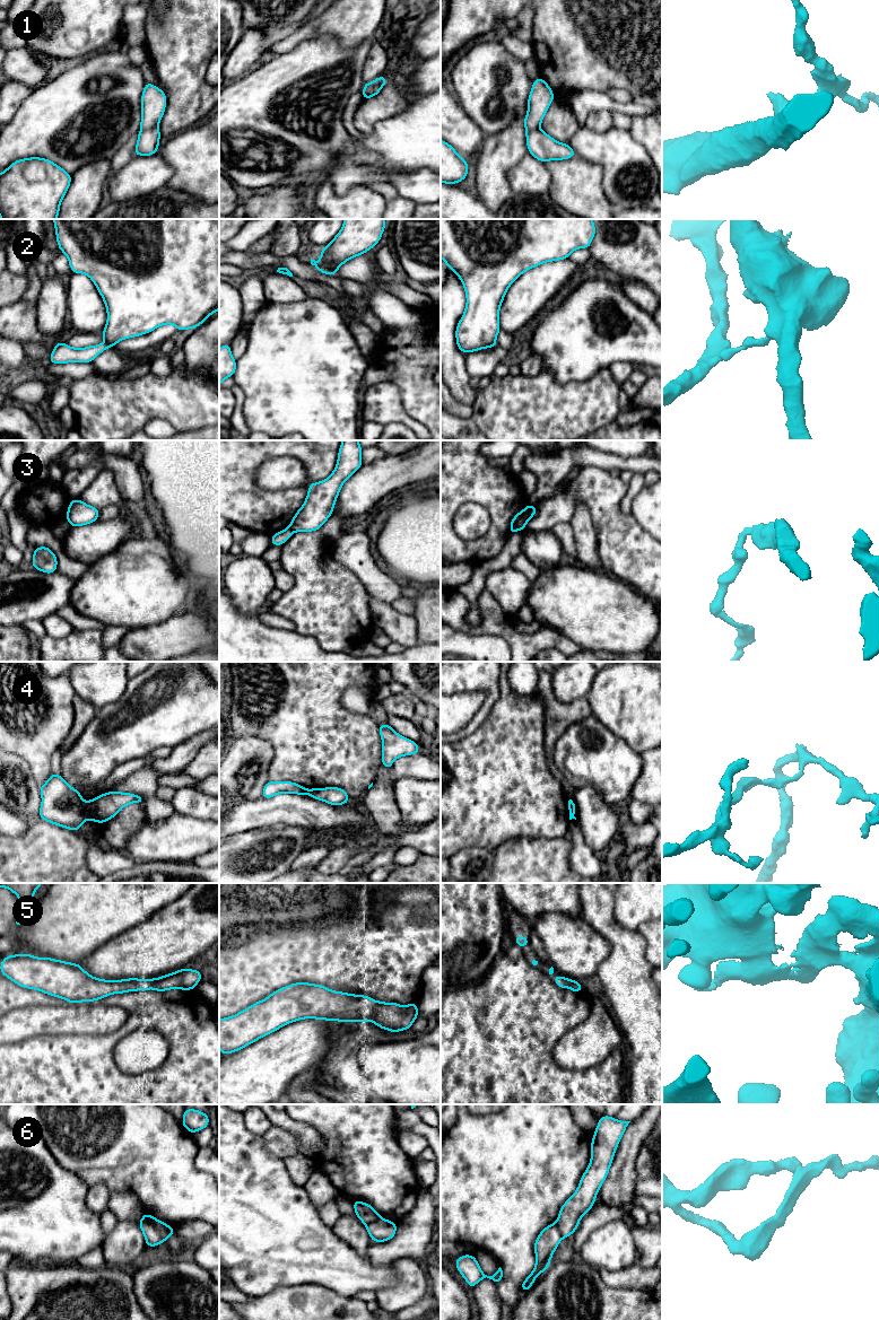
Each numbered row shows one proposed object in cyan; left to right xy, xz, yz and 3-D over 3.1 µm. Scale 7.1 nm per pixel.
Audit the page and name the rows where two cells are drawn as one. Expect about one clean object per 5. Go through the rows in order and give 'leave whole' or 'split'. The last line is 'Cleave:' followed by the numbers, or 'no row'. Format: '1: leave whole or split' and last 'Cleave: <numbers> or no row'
1: split
2: split
3: split
4: split
5: leave whole
6: split
Cleave: 1, 2, 3, 4, 6

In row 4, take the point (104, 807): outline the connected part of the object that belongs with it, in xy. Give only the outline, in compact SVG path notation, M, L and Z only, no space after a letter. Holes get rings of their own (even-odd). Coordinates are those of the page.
M112 790L89 799L86 810L90 820L96 823L104 823L113 819L124 806L132 803L142 804L143 801L145 798L139 795Z

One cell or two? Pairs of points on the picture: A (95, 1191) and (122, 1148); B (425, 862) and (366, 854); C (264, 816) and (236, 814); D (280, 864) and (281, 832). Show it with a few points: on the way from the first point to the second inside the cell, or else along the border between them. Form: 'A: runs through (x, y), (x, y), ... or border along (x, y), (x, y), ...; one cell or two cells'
A: border along (89, 1187), (104, 1185), (110, 1191); two cells
B: border along (421, 853), (428, 855); two cells
C: runs through (258, 814), (243, 814); one cell
D: runs through (280, 856), (281, 840); one cell

